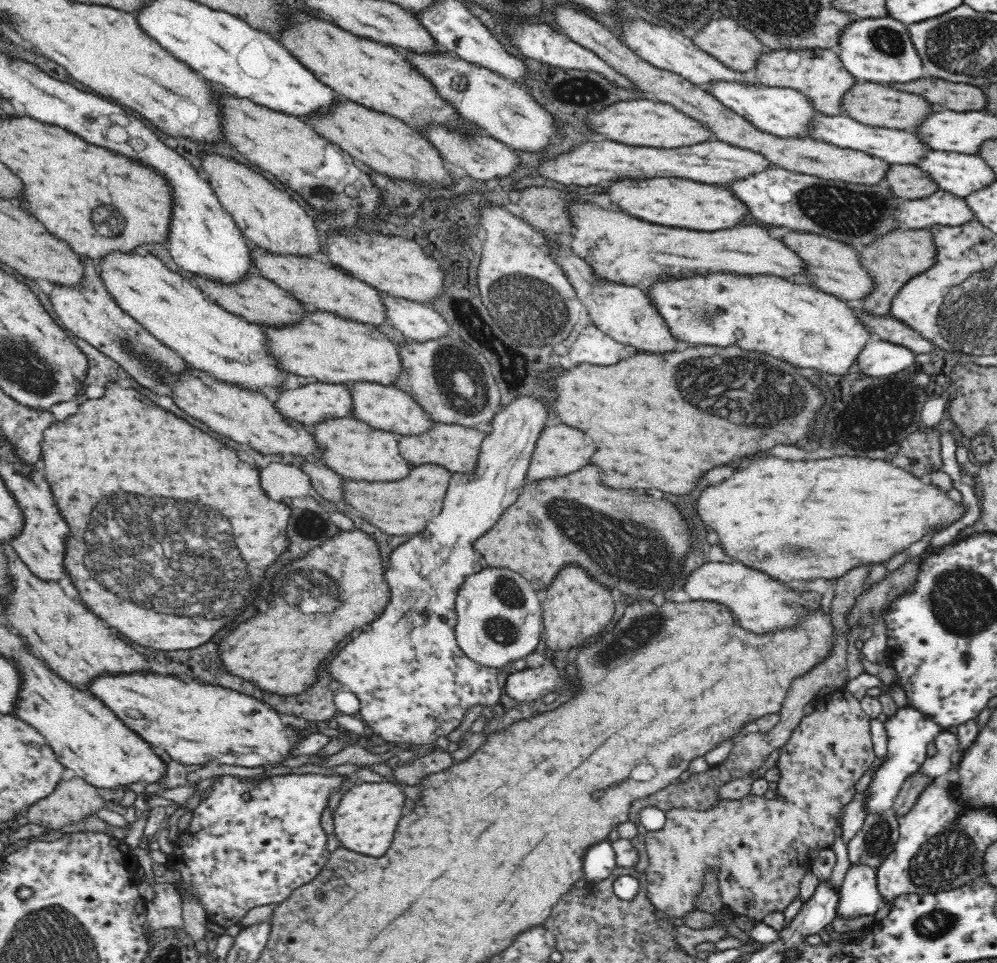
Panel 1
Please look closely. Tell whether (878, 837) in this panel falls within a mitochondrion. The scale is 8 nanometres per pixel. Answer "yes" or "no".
yes

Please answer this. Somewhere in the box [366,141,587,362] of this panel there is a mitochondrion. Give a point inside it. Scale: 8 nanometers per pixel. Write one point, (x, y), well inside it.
(530, 306)

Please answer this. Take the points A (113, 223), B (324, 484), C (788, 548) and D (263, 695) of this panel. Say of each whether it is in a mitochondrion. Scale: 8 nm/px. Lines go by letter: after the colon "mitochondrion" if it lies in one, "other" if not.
A: mitochondrion
B: other
C: mitochondrion
D: other

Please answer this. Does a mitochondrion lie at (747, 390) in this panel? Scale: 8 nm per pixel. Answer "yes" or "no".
yes

